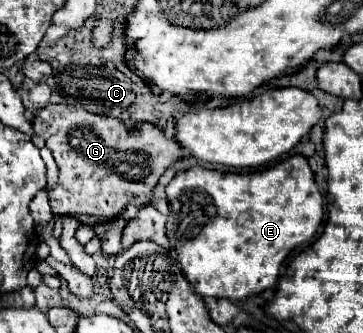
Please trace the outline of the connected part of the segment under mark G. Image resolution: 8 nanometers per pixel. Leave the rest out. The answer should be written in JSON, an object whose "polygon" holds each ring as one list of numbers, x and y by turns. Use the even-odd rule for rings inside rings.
{"polygon":[[45,106,35,114,33,128,45,140,59,168,57,184,49,192,53,214,73,216,85,222,87,218,109,222,127,204,149,204,157,180,171,164,183,158,183,148,177,140,167,138,153,124,141,124,137,130,129,130,117,118,95,116,73,106]]}

